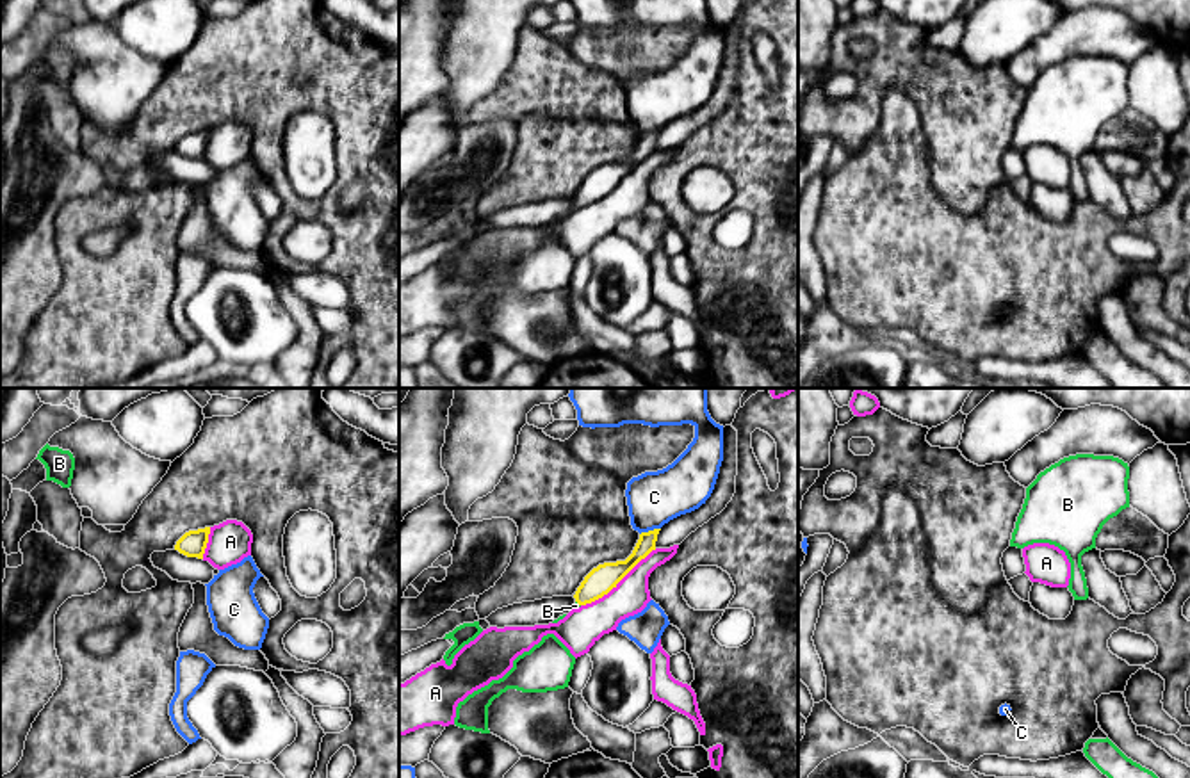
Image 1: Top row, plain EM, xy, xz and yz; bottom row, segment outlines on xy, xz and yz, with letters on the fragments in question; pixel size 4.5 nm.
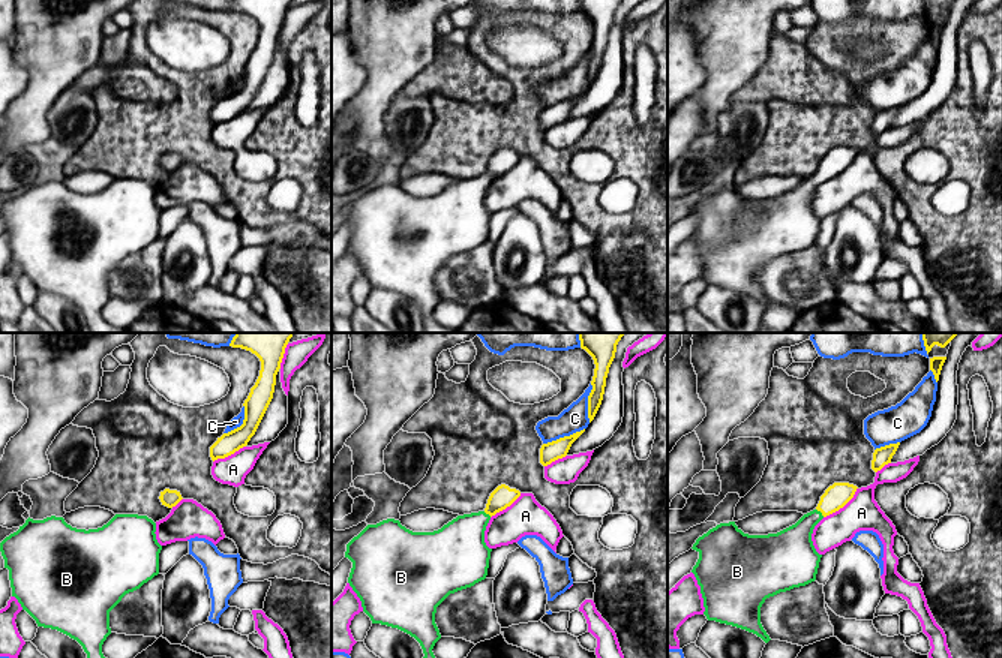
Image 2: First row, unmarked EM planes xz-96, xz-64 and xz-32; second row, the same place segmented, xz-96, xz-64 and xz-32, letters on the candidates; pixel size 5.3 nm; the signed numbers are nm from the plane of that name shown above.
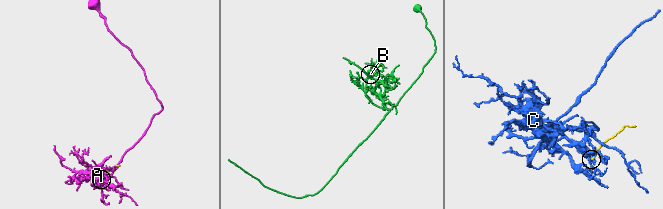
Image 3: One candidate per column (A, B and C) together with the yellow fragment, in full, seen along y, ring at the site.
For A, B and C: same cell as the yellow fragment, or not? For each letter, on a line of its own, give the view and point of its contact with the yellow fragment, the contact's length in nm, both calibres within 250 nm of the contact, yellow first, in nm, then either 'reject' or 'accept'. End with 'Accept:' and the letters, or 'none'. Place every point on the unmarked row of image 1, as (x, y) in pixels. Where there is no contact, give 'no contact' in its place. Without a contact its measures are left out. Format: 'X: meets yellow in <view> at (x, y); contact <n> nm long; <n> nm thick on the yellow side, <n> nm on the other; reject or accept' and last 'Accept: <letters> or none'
A: meets yellow in xz at (619, 182); contact 440 nm long; 120 nm thick on the yellow side, 170 nm on the other; reject
B: meets yellow in xz at (578, 203); contact 40 nm long; 120 nm thick on the yellow side, 30 nm on the other; accept
C: meets yellow in xz at (649, 132); contact 100 nm long; 100 nm thick on the yellow side, 240 nm on the other; reject
Accept: B

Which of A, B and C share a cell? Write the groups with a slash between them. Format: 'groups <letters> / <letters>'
groups A / B / C

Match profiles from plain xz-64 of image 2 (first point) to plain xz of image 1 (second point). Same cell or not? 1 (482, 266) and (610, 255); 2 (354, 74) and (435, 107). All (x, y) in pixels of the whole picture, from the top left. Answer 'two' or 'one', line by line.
1: two
2: two

